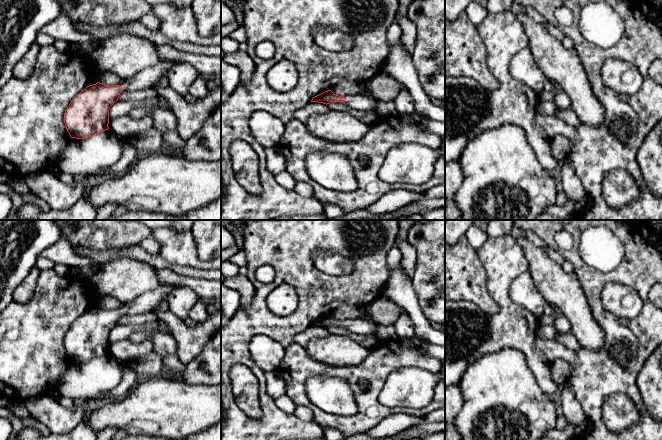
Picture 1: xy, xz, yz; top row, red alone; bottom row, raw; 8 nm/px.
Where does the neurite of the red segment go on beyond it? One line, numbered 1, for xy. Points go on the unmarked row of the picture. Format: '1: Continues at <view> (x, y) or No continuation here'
1: Continues at xy (147, 302)

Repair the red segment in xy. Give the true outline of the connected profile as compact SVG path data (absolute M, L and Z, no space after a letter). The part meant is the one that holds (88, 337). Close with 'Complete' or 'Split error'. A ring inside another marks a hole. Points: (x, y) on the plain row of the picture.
M162 283L160 287L146 292L132 301L123 304L122 309L104 309L97 306L87 310L69 328L64 337L64 347L71 362L84 363L108 354L109 333L118 324L122 315L143 314L152 312L162 301L167 300L169 294L180 285Z. Split error

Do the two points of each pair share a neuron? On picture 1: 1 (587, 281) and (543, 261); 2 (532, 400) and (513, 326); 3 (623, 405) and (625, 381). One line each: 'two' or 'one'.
1: two
2: two
3: two

